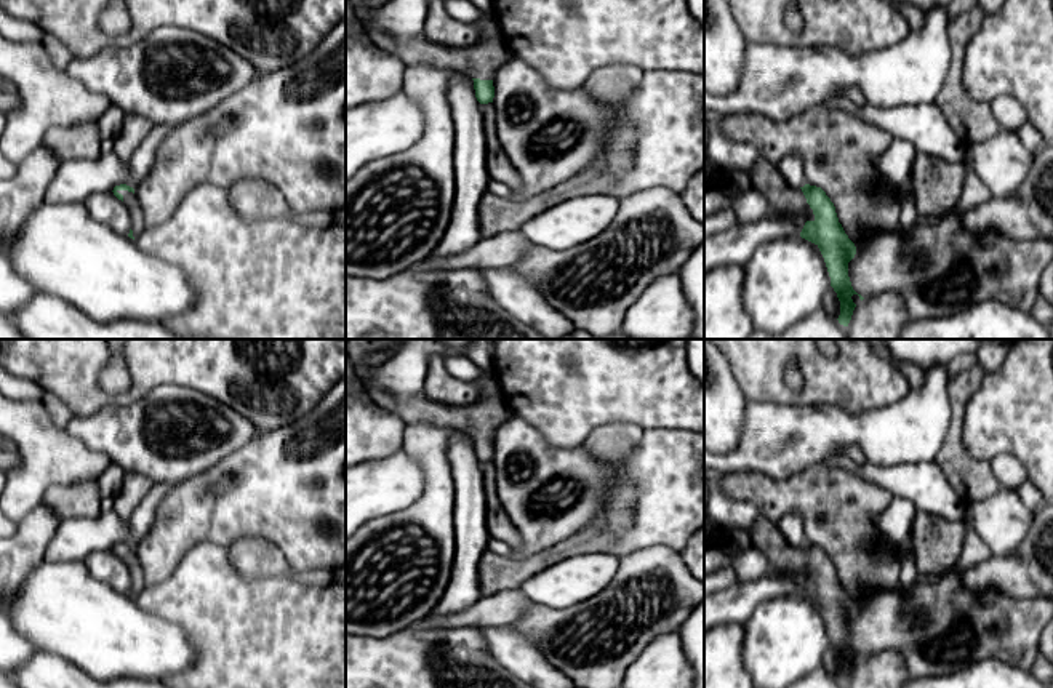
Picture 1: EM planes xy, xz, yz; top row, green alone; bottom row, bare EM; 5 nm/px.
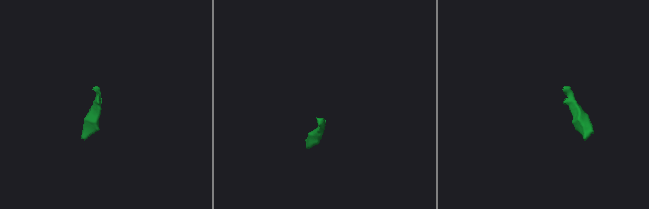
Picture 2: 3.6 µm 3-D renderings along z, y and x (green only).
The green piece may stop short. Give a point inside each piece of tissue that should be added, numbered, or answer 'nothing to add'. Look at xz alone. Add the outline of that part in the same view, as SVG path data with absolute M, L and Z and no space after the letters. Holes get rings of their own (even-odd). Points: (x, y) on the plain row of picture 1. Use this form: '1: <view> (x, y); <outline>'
1: xz (482, 418); M373 387L371 395L378 406L397 413L406 424L434 422L480 438L493 438L496 430L512 416L502 395L478 398L462 408L432 402L422 392L406 400L397 400Z

